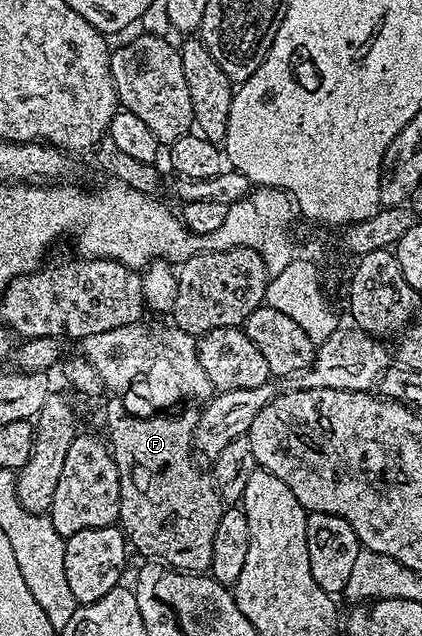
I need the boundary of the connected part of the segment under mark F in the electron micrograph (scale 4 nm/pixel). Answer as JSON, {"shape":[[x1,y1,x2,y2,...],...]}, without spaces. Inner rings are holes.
{"shape":[[116,399,110,401,108,414,104,417,105,423,108,424,106,441,118,467,120,480,118,525,124,530,129,546,133,550,137,549,144,559,155,558,157,562,167,565,170,569,178,569,182,573,207,574,214,553,214,531,218,527,218,519,224,513,225,506,212,486,211,476,196,466,192,432,196,430,197,414,193,412,180,413,177,417,168,417,172,415,132,417,120,401],[156,489,164,489,157,501]]}

